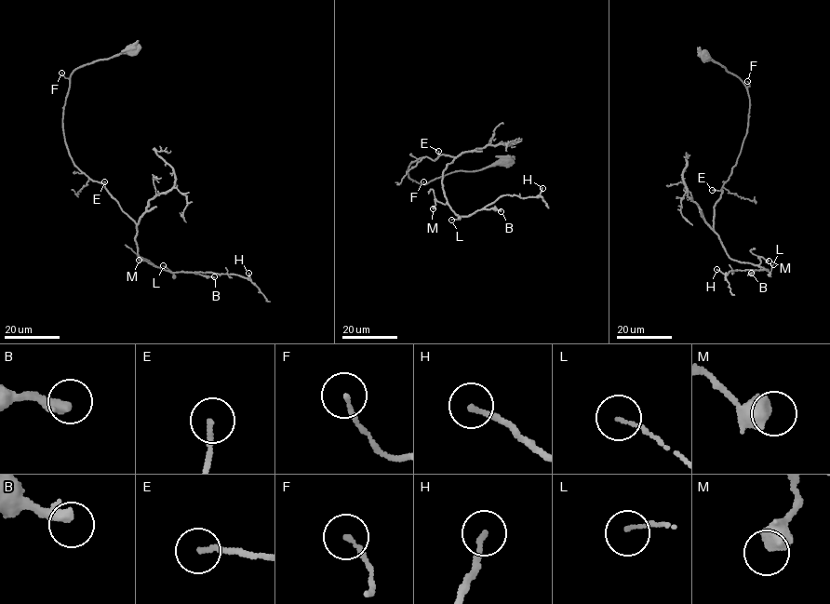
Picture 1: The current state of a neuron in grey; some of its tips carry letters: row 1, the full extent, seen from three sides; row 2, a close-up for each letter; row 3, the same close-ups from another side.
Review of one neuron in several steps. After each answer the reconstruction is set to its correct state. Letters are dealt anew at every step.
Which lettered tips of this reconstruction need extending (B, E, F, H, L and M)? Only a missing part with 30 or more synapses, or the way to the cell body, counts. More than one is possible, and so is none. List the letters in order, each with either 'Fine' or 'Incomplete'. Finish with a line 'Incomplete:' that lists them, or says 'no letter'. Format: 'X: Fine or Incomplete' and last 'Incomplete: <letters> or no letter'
B: Incomplete
E: Fine
F: Fine
H: Fine
L: Fine
M: Fine
Incomplete: B

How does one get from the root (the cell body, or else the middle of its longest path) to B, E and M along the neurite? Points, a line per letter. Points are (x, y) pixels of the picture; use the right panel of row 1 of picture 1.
B: (704, 56), (740, 79), (749, 97), (747, 133), (721, 189), (713, 221), (729, 257), (768, 270), (751, 273)
E: (704, 56), (725, 66), (743, 83), (750, 105), (747, 133), (736, 165), (723, 183), (722, 191), (712, 190)
M: (704, 56), (743, 83), (750, 105), (747, 133), (714, 208), (714, 232), (732, 260), (769, 261)

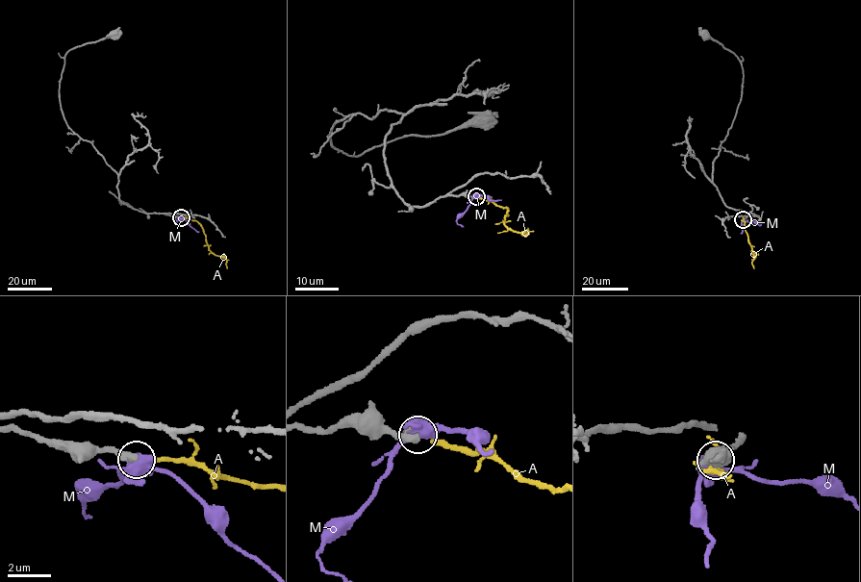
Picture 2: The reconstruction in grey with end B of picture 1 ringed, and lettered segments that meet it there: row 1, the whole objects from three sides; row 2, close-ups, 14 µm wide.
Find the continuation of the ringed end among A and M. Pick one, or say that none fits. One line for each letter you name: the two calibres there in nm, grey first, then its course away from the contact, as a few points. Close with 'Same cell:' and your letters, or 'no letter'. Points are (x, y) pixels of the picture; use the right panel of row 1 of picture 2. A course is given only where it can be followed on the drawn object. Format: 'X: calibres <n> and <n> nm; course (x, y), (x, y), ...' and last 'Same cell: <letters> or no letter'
A: calibres 380 and 120 nm; course (743, 219), (754, 254), (753, 268)
Same cell: A

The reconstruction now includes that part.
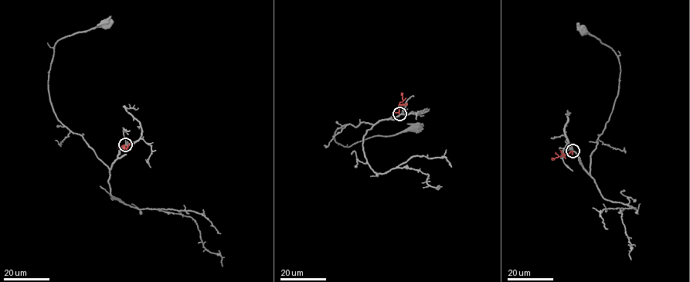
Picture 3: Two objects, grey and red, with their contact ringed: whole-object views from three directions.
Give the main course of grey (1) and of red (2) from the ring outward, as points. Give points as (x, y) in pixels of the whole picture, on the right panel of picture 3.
1: (572, 151), (589, 174), (590, 154), (613, 107), (620, 77), (616, 54), (582, 30)
2: (572, 151), (551, 159)

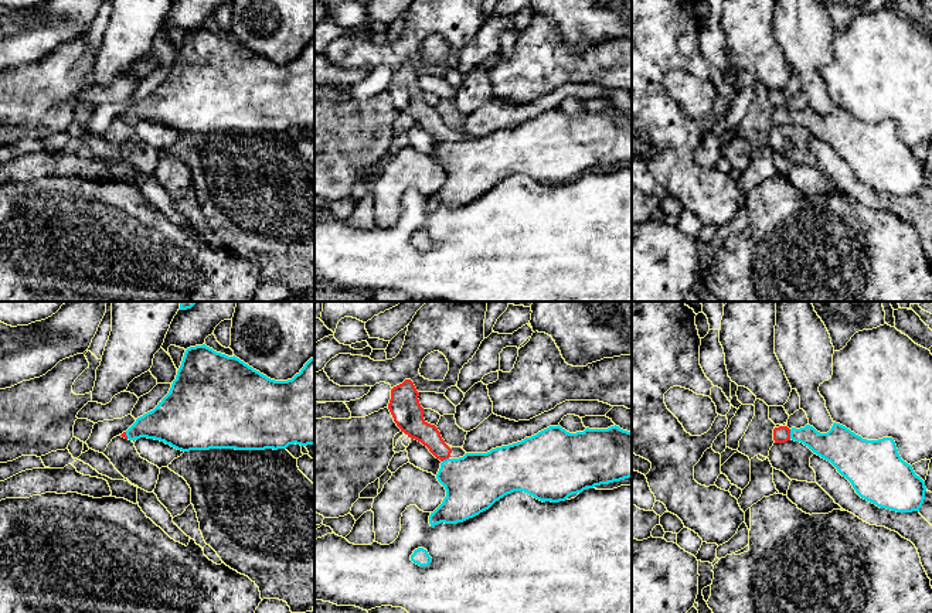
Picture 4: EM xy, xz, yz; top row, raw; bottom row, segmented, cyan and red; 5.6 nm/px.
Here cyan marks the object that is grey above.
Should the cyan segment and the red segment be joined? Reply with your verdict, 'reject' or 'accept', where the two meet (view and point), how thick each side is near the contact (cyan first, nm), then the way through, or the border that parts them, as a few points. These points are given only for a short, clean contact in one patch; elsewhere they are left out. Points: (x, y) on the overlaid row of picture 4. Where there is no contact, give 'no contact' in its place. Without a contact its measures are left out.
accept | yz (791, 433) | 170/90 nm | across yz (832, 446), (791, 433), (782, 433)

